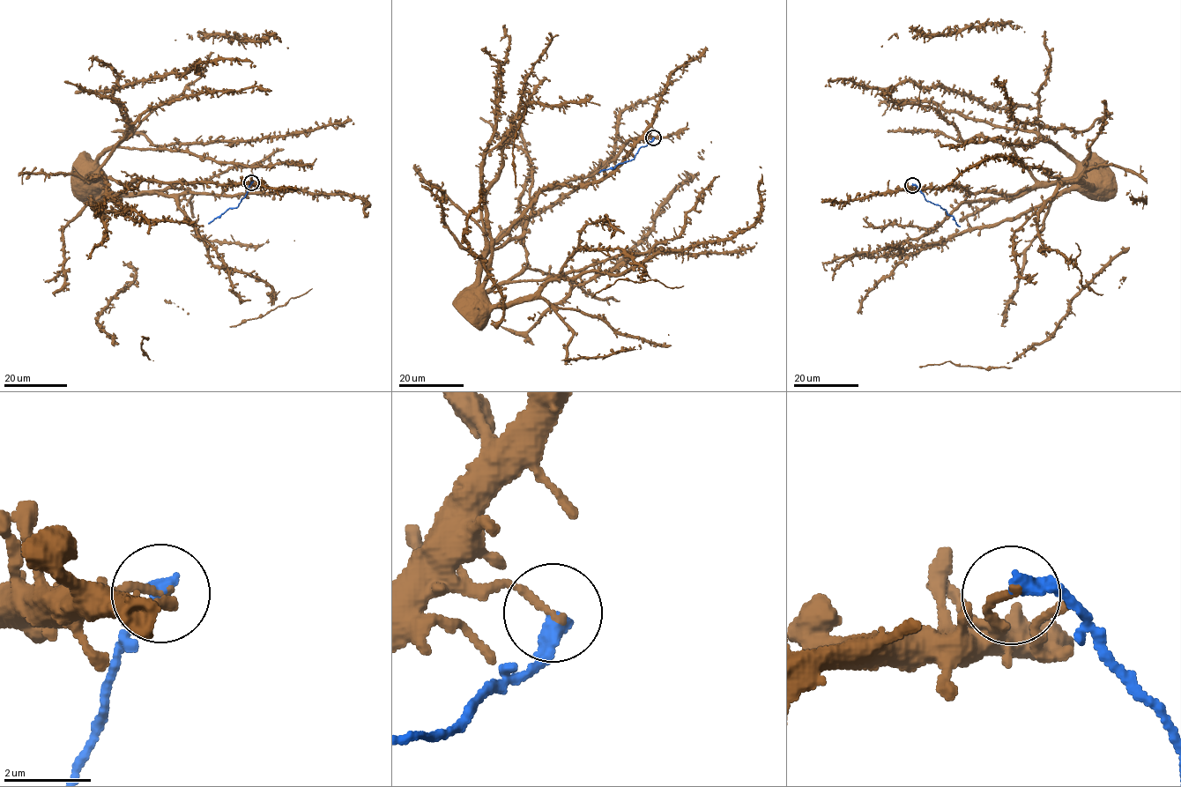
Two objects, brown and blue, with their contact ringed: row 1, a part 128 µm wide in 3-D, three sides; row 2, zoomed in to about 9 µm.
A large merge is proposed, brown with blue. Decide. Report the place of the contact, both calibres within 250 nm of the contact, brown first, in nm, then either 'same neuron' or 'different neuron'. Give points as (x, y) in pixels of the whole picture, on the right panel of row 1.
at (912, 185); 190 nm thick on the brown side, 360 nm on the other; different neuron

